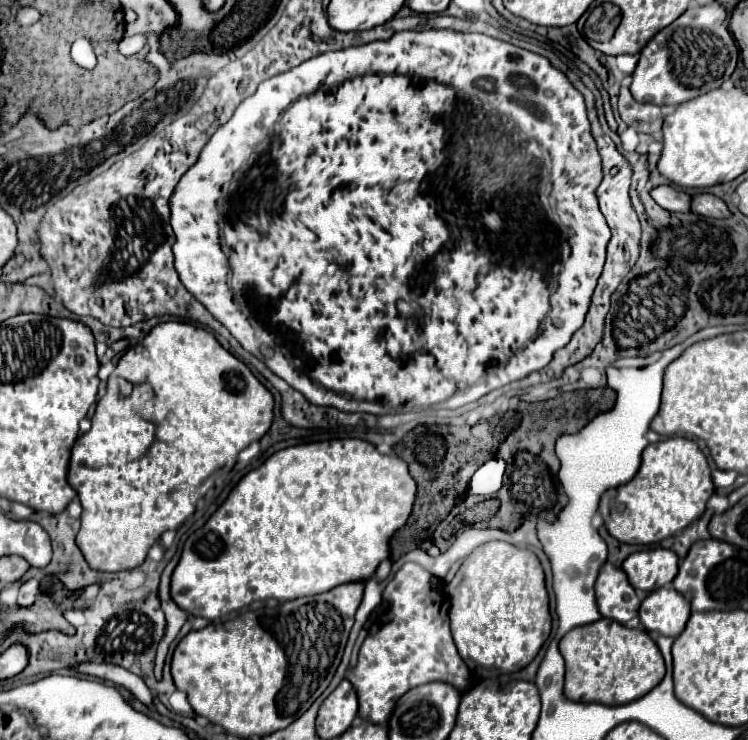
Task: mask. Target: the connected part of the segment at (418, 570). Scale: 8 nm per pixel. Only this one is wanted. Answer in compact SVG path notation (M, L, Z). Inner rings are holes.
M406 563L384 589L384 599L390 603L386 615L368 631L356 667L350 667L346 677L358 693L358 715L370 723L386 723L394 703L408 689L430 681L444 681L464 691L472 685L472 675L452 641L448 623L448 597L430 591L430 573L416 563Z

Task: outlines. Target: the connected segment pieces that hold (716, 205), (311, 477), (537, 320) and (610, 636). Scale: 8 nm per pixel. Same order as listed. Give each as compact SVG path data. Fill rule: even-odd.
M700 193L692 197L692 211L702 215L702 217L712 217L712 219L726 219L728 215L732 215L732 211L728 209L728 205L710 193Z
M334 439L334 441L316 441L316 443L302 443L302 445L292 445L286 449L276 451L272 457L268 457L260 467L252 469L246 473L238 485L230 491L228 499L220 505L220 509L204 523L202 529L194 531L182 549L182 557L174 569L172 581L170 581L170 597L178 607L184 607L186 613L204 617L204 619L218 619L226 615L228 611L242 609L250 605L252 601L264 601L264 599L278 599L278 601L288 601L288 599L298 599L298 597L308 597L308 595L318 595L326 593L336 585L350 583L350 581L362 581L374 575L376 567L380 561L384 561L390 555L388 541L398 531L414 505L414 495L416 495L416 483L408 473L408 465L400 457L388 457L380 455L374 445L362 441L362 439Z
M428 29L428 31L400 31L400 33L394 33L394 35L392 35L392 37L390 37L390 39L386 39L386 41L372 41L372 43L368 43L368 45L358 45L358 47L350 47L350 49L342 49L342 51L326 51L326 53L322 53L322 55L316 55L316 57L314 57L314 59L308 59L308 61L304 61L304 63L302 63L302 65L300 65L300 67L294 67L294 69L290 69L290 71L286 71L286 73L280 73L280 75L276 75L276 77L272 77L272 79L268 79L268 81L264 81L264 83L260 83L260 85L258 85L258 89L256 89L256 93L254 93L254 95L250 95L250 97L246 97L246 101L242 101L242 103L240 103L240 107L238 107L238 109L236 109L236 111L234 111L234 115L232 115L232 119L230 119L230 121L226 121L226 123L224 123L224 125L222 125L222 127L220 127L220 129L218 129L218 131L216 131L216 133L214 133L214 135L212 135L212 137L210 137L210 141L208 141L208 143L206 143L206 147L204 147L204 149L202 149L202 153L200 153L200 157L198 157L198 161L196 161L196 163L194 163L194 165L192 165L192 167L190 167L190 169L188 169L188 171L186 171L186 173L184 173L184 175L182 175L182 179L180 179L180 183L178 183L178 185L176 185L176 189L174 189L174 193L172 193L172 197L170 197L170 213L172 213L172 215L170 215L170 223L172 223L172 229L174 229L174 235L176 235L176 243L174 243L174 257L176 257L176 271L178 271L178 273L180 273L180 281L182 281L182 283L184 283L184 287L186 287L186 289L188 289L188 291L190 291L190 293L192 293L192 295L194 295L194 297L196 297L196 299L198 299L198 301L200 301L200 303L202 303L202 305L204 305L204 307L206 307L206 309L208 309L208 311L210 311L210 313L212 313L212 315L214 315L214 317L216 317L216 319L218 319L218 321L220 321L220 323L222 323L222 325L224 325L224 327L226 327L226 329L228 329L228 331L230 331L230 333L232 333L232 335L234 335L234 337L236 337L236 339L238 339L238 341L240 341L240 345L242 345L242 347L244 347L244 349L246 349L246 351L250 351L250 353L252 353L252 355L254 355L254 357L258 357L258 359L260 359L260 361L264 361L264 363L266 363L266 367L268 367L268 369L270 369L270 371L272 371L272 373L276 373L276 375L278 375L278 377L282 377L282 379L284 379L284 381L286 381L286 383L290 383L290 387L294 387L294 389L298 389L298 391L300 391L300 393L302 393L302 395L306 395L306 399L310 399L310 403L314 403L314 405L324 405L324 407L326 407L326 405L328 405L328 407L336 407L336 409L340 409L340 411L350 411L350 413L372 413L372 415L388 415L388 413L408 413L408 411L416 411L416 409L422 409L422 407L434 407L434 405L440 405L440 403L446 403L446 401L448 401L448 399L450 399L450 397L454 397L454 395L456 395L456 393L462 393L462 391L466 391L466 389L468 389L468 391L470 391L470 397L472 397L472 401L476 401L476 399L480 399L480 397L482 397L482 395L486 395L486 393L490 393L490 391L494 391L494 389L500 389L500 387L504 387L504 385L508 385L508 383L512 383L512 381L518 381L518 379L524 379L524 377L528 377L528 375L530 375L530 373L534 373L534 371L540 371L540 369L544 369L544 367L546 367L546 365L548 365L548 363L550 363L550 359L552 359L552 353L554 353L554 351L558 351L558 349L562 349L562 347L564 347L564 345L566 345L566 343L568 343L568 341L570 341L570 337L572 337L572 335L574 335L574 331L578 331L578 329L580 329L580 327L582 327L582 323L584 323L584 317L586 317L586 311L588 311L588 307L590 307L590 297L592 297L592 291L594 291L594 287L596 287L596 283L598 283L598 277L600 277L600 273L602 273L602 265L604 265L604 259L606 259L606 245L608 245L608 241L610 241L610 227L606 227L606 219L602 219L602 213L600 213L600 207L598 207L598 197L596 197L596 189L598 189L598 183L600 183L600 181L602 181L602 157L600 157L600 155L598 155L598 149L596 149L596 143L594 143L594 137L592 137L592 133L590 133L590 121L588 121L588 117L586 117L586 105L584 105L584 97L582 97L582 93L580 93L580 91L578 91L578 89L576 89L576 87L574 87L574 85L572 85L572 83L570 83L570 81L568 81L568 77L566 77L566 75L564 75L564 73L562 73L562 71L558 71L558 69L556 69L556 67L552 67L552 65L550 65L550 61L548 61L548 59L546 59L546 57L542 57L542 55L538 55L538 53L532 53L532 51L526 51L526 49L520 49L520 47L516 47L516 45L510 45L510 43L506 43L506 41L500 41L500 39L494 39L494 37L488 37L488 35L482 35L482 33L460 33L460 31L452 31L452 29ZM446 85L472 85L472 95L468 95L468 99L460 99L460 91L456 91L456 89L454 89L454 87L446 87ZM466 127L470 127L470 129L468 129L468 143L470 143L470 141L472 141L472 139L476 139L476 137L478 137L478 139L480 139L480 143L482 143L482 145L484 145L484 139L486 139L486 145L488 145L488 147L490 147L490 151L494 151L494 155L490 155L490 153L484 153L484 151L480 151L480 149L476 149L476 141L474 141L474 143L472 143L472 149L470 149L470 145L468 145L468 147L466 147L466 151L474 151L474 153L464 153L464 151L462 151L462 133L460 133L460 131L462 131L462 129L466 129ZM446 131L450 131L450 139L458 139L458 137L460 137L460 143L458 143L458 141L456 141L456 143L448 143L448 133L446 133ZM308 135L310 135L310 137L312 137L312 147L310 147L310 151L306 151L306 137L308 137ZM450 145L458 145L458 149L456 149L456 153L454 153L454 151L450 151ZM450 155L456 155L456 169L440 169L440 167L444 167L444 163L446 163L446 161L448 161L448 157L450 157ZM492 215L496 215L496 219L498 219L498 223L484 223L484 217L492 217ZM564 219L569 219L569 220L566 220L566 223L568 223L568 225L566 225L566 227L568 227L568 229L570 229L570 239L568 239L568 237L569 237L569 235L568 235L568 229L567 229L567 228L566 228L566 227L562 227L562 223L564 223ZM206 223L218 223L218 227L220 227L220 239L222 239L222 247L220 247L220 239L218 239L218 235L202 235L202 231L206 231ZM226 259L228 259L228 265L230 265L230 287L228 287L228 281L226 281L226 277L228 277L228 267L226 267Z
M612 619L574 627L560 639L560 653L566 661L564 695L570 701L624 705L646 695L664 677L664 659L652 637Z

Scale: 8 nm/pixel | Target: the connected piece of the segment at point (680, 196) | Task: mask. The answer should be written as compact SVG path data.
M660 185L650 191L654 201L668 209L668 211L678 211L678 213L690 213L690 195L684 191L676 191L670 185Z

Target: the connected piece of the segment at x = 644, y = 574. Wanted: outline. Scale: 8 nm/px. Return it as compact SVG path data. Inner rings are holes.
M662 547L636 551L622 563L622 569L626 571L634 589L650 593L668 585L676 577L678 557Z

